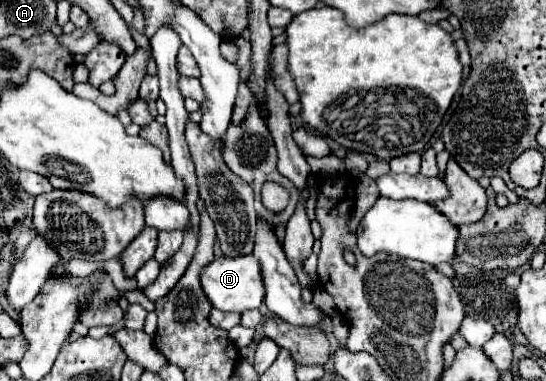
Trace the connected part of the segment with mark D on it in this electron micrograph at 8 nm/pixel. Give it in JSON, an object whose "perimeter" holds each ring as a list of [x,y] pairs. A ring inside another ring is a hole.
{"perimeter":[[[253,254],[249,256],[237,256],[237,258],[215,258],[201,274],[203,290],[213,304],[213,308],[219,308],[223,312],[245,312],[251,308],[259,308],[265,298],[265,286],[261,282],[261,266],[255,260]]]}

